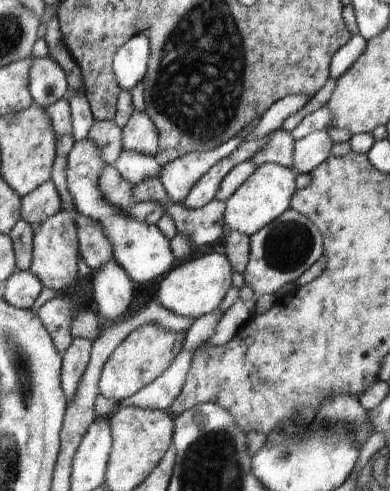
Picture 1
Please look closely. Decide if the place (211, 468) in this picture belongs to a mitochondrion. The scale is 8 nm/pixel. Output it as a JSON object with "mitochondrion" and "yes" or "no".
{"mitochondrion":"yes"}

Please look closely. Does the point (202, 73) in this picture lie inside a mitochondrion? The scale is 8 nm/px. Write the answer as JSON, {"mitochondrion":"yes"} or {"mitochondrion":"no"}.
{"mitochondrion":"yes"}

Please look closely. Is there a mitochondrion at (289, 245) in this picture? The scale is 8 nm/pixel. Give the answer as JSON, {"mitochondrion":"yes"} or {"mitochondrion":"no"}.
{"mitochondrion":"yes"}

